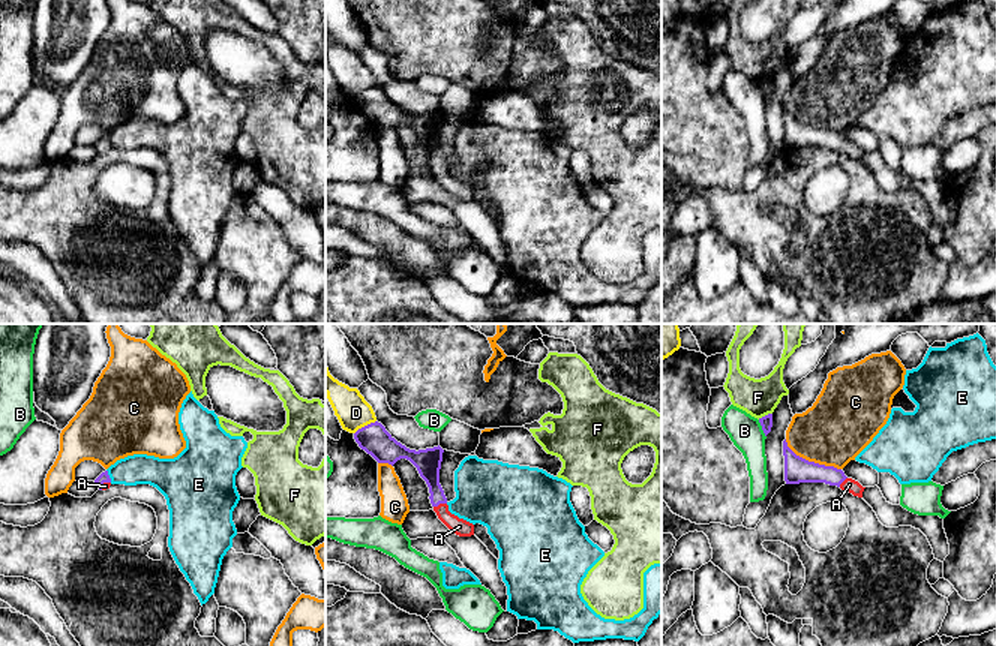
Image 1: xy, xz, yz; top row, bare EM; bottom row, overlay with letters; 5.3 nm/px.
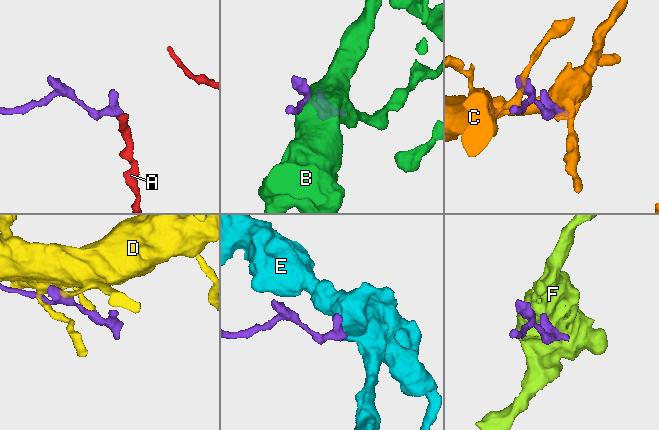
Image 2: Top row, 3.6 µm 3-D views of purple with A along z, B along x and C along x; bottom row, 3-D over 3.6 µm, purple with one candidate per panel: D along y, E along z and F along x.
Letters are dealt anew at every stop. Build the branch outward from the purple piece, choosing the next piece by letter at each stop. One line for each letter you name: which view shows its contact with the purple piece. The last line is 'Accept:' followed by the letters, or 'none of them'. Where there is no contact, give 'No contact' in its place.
A: Touches purple in xz
Accept: A

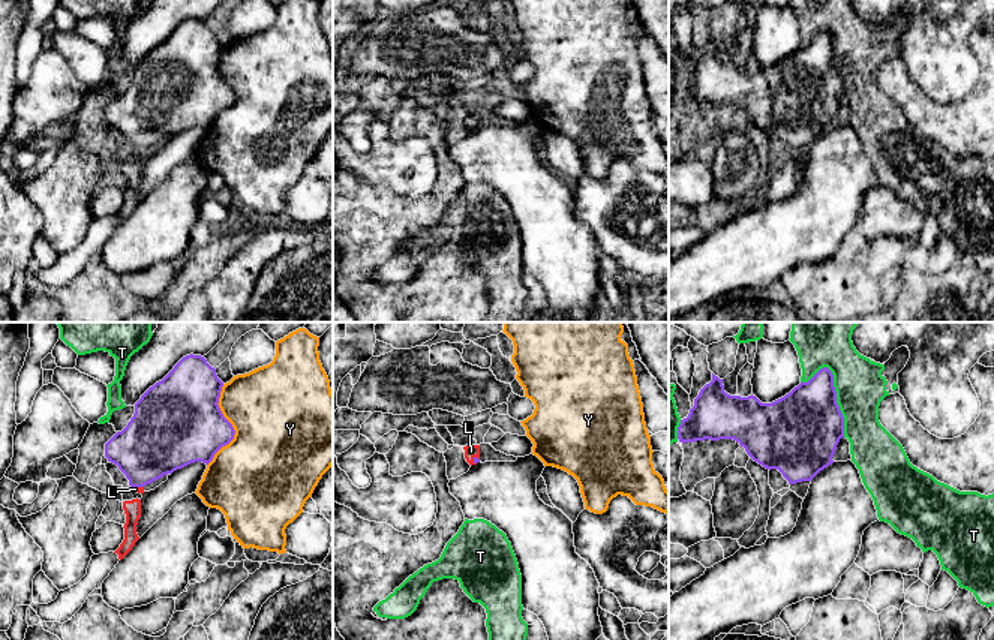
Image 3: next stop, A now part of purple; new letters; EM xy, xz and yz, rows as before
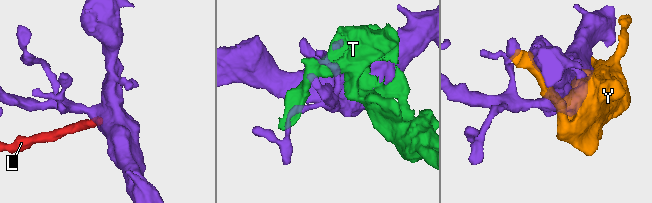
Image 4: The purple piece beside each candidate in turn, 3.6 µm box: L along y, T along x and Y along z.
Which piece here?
L: Touches purple in xy
Accept: L

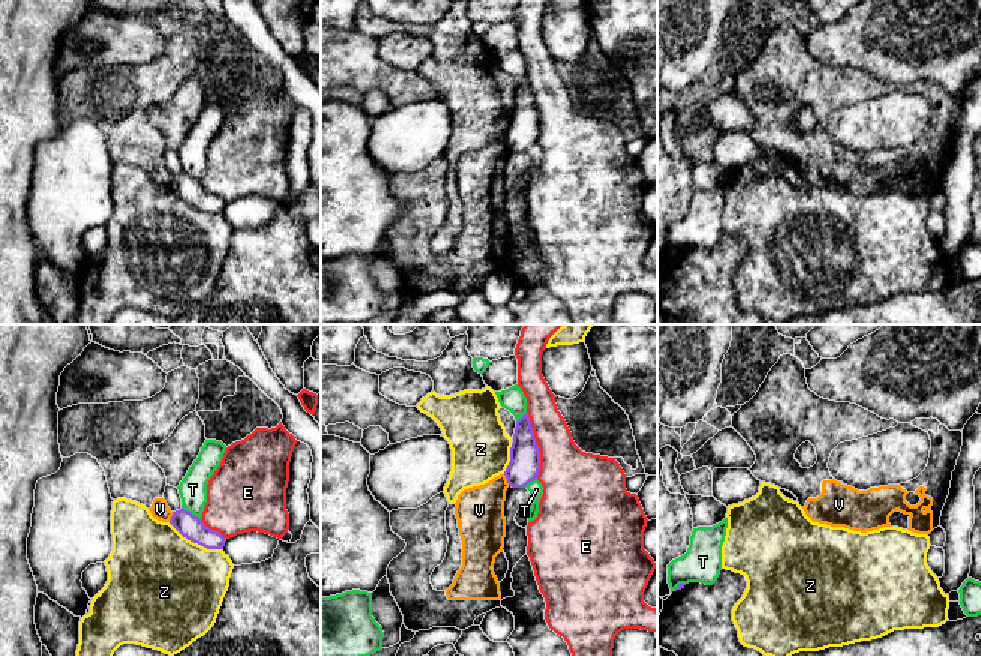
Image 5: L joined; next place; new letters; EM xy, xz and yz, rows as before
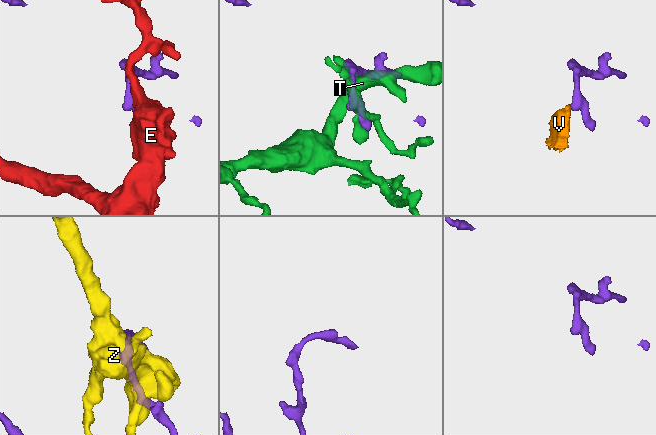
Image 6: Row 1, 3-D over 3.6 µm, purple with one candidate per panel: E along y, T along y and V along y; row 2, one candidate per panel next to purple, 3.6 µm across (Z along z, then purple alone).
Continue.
Accept: none of them

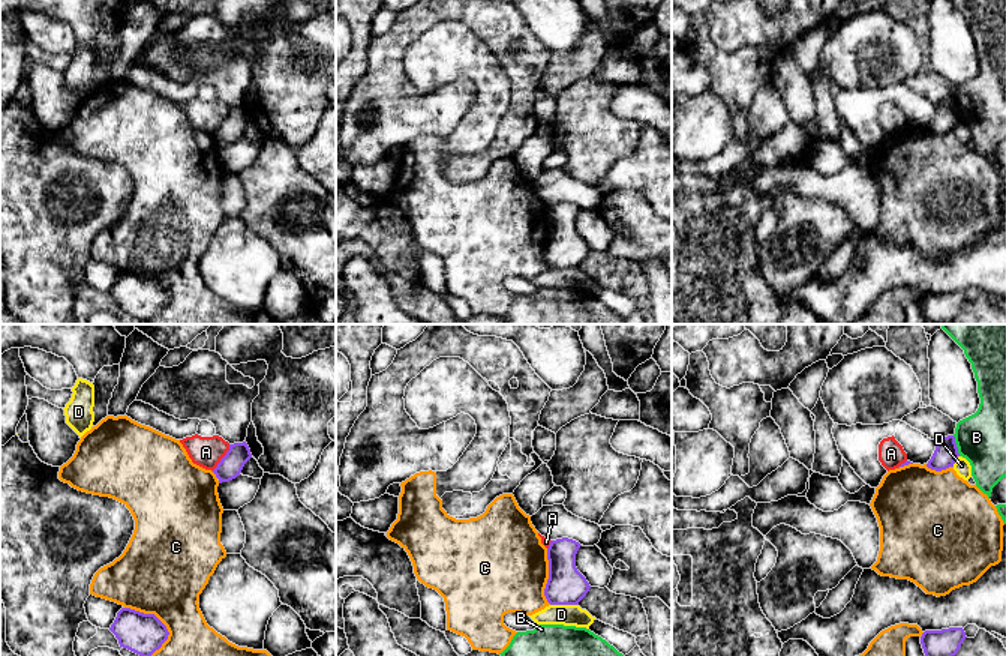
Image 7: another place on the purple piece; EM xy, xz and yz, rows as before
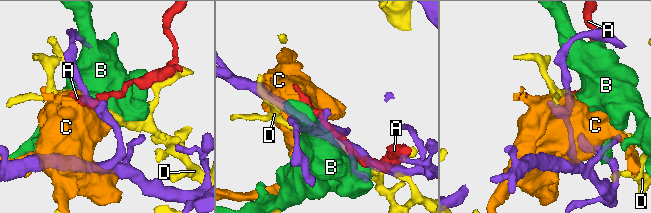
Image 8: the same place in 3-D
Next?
Accept: none of them

